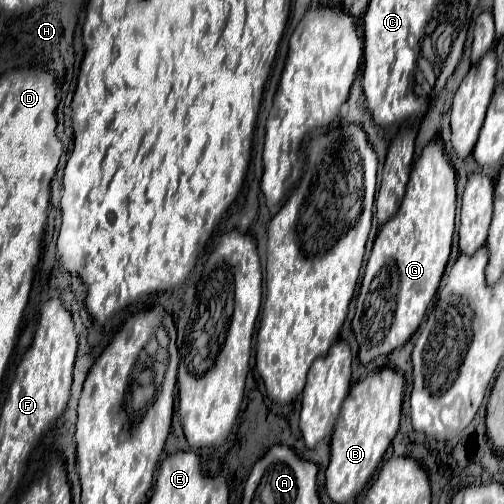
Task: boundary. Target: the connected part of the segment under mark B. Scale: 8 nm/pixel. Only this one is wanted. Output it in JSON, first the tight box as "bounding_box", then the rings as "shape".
{"bounding_box":[327,367,405,503],"shape":[[[385,367],[377,373],[369,373],[367,377],[359,379],[337,419],[333,439],[331,439],[331,461],[327,467],[327,495],[333,503],[345,503],[359,495],[359,491],[367,485],[373,471],[381,463],[387,447],[391,445],[393,437],[399,429],[401,405],[403,405],[403,391],[405,379],[401,373]]]}

